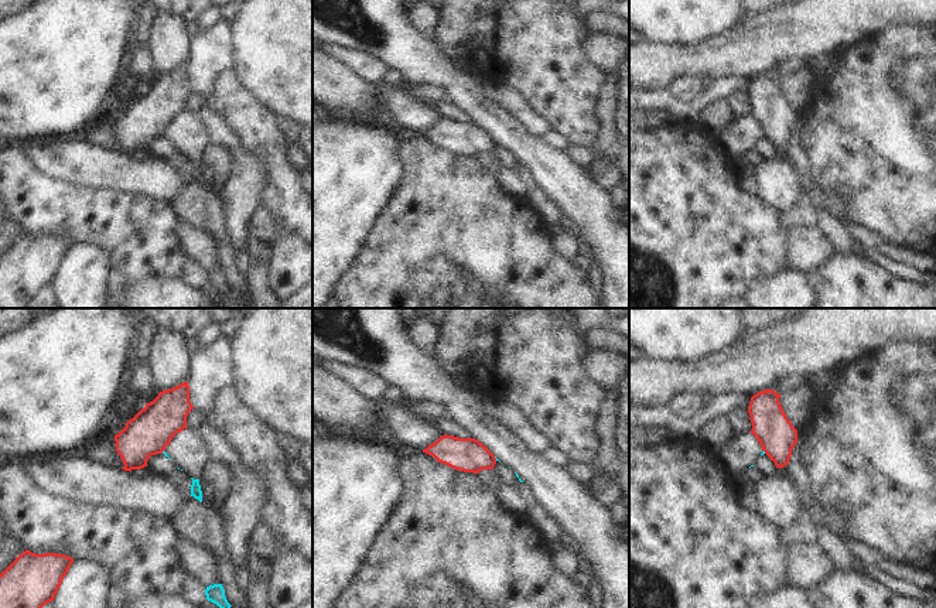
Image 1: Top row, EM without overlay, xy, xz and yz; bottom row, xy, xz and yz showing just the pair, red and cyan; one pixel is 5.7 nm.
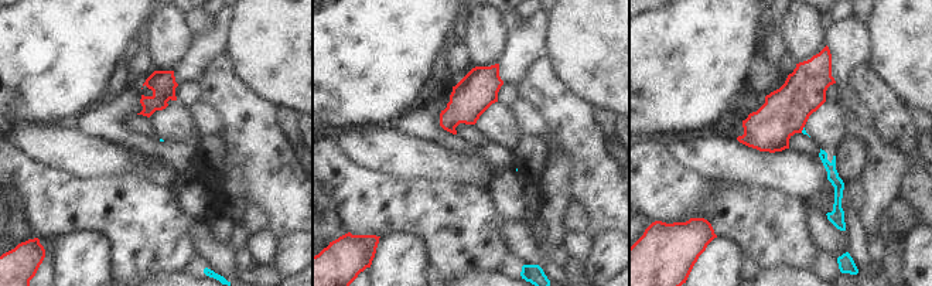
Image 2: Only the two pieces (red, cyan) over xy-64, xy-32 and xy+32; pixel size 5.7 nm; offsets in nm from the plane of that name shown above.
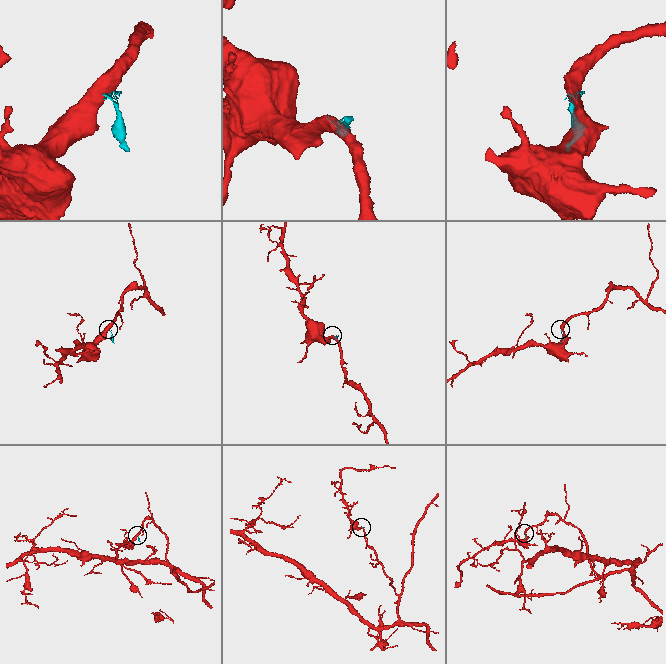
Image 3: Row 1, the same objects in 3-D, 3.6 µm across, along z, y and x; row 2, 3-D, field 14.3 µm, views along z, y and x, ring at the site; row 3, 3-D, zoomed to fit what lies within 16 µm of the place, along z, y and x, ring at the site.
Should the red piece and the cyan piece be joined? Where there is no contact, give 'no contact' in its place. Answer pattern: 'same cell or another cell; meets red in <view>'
another cell; meets red in xy

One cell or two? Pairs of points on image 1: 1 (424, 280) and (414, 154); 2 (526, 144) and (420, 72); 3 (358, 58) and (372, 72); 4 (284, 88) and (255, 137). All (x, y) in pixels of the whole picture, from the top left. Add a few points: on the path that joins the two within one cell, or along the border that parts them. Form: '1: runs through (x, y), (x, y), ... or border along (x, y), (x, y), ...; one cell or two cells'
1: runs through (424, 249), (424, 185); one cell
2: runs through (499, 122), (482, 110), (447, 75); one cell
3: runs through (361, 61), (369, 69); one cell
4: border along (248, 86), (277, 113); two cells

